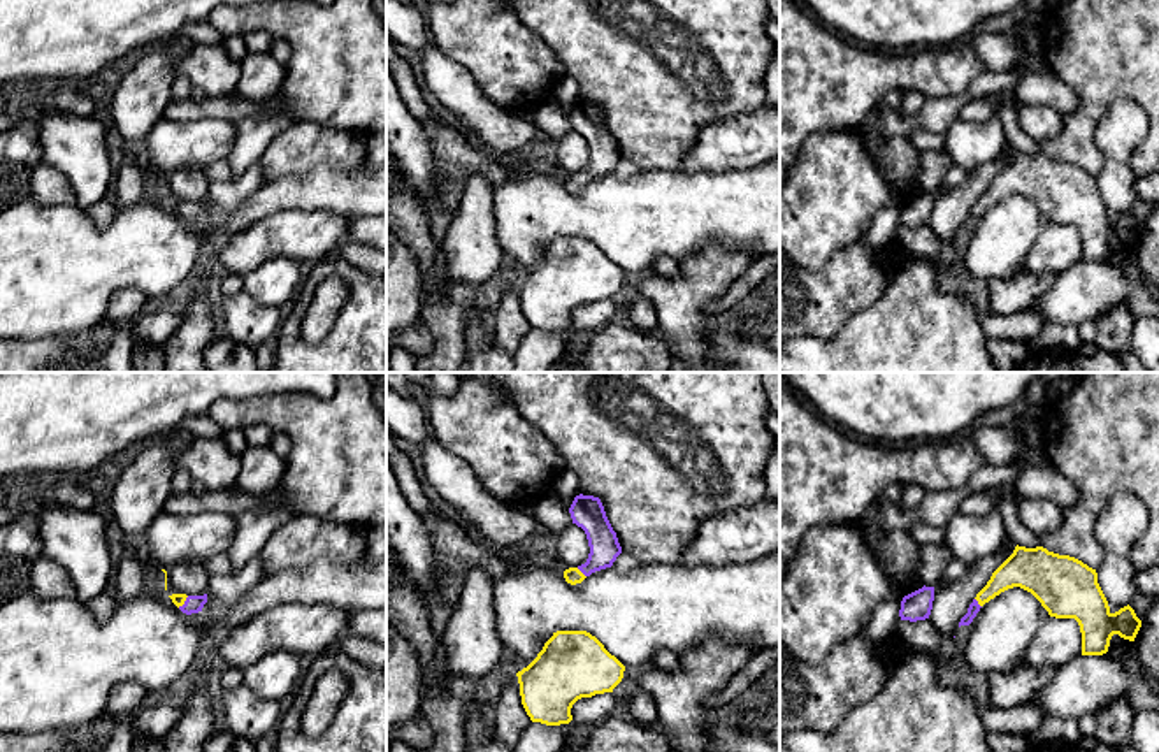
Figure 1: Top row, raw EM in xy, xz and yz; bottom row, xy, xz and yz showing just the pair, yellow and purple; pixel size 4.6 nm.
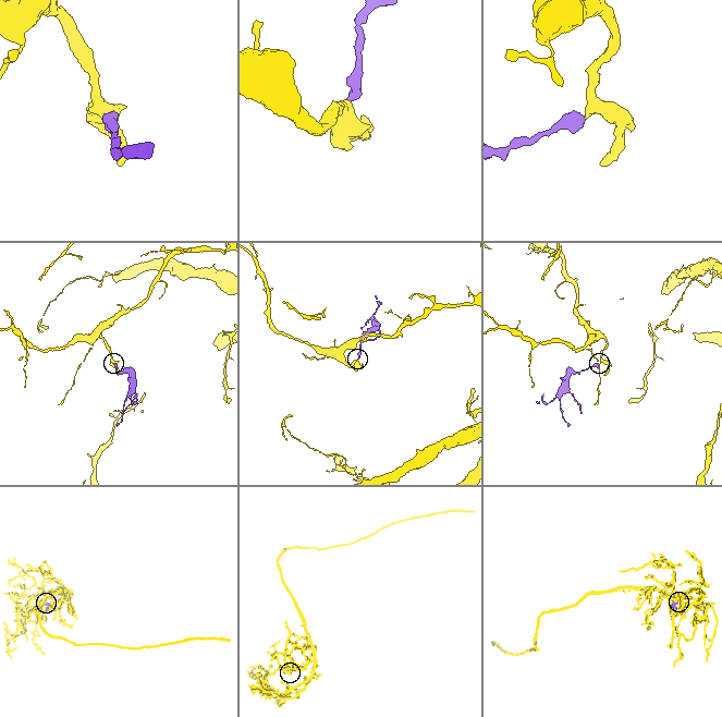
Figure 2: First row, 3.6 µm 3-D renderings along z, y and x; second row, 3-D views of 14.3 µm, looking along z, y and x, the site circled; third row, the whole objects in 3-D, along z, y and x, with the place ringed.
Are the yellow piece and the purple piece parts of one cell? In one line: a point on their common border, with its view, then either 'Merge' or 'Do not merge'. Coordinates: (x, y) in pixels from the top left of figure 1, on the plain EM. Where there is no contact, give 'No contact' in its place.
Touches yellow at xz (582, 180). Merge

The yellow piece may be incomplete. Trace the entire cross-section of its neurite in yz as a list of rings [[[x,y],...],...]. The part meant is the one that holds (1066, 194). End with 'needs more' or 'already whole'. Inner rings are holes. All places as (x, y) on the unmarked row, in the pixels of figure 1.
[[[1019,151],[976,200],[959,234],[969,232],[985,209],[1013,193],[1031,199],[1050,223],[1075,225],[1082,239],[1082,262],[1106,260],[1113,241],[1134,248],[1141,234],[1129,211],[1110,218],[1096,176],[1043,153]]]; needs more

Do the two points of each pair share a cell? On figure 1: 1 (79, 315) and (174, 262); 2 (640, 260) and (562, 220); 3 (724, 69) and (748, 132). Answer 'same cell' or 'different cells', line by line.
1: same cell
2: same cell
3: different cells

